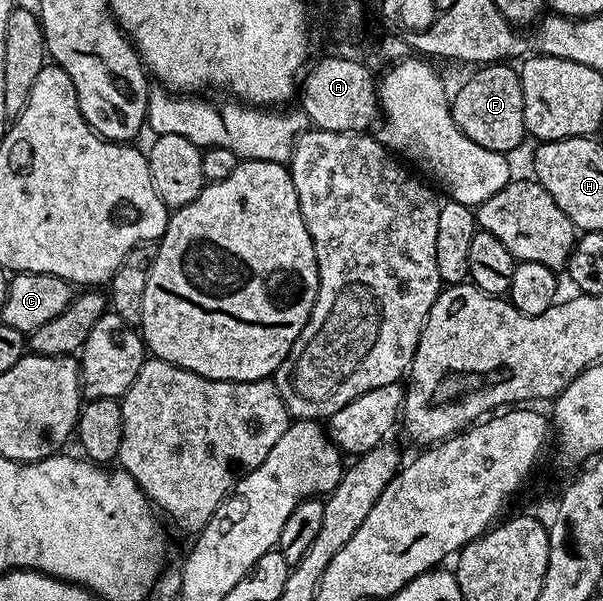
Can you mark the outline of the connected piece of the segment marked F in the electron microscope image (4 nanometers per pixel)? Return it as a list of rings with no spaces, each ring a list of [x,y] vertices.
[[[496,62],[486,66],[476,67],[474,71],[472,71],[475,73],[473,73],[472,76],[469,77],[468,80],[460,86],[459,93],[457,93],[456,96],[454,93],[453,99],[450,101],[452,118],[456,122],[457,127],[460,128],[461,133],[465,134],[465,137],[471,138],[473,142],[477,143],[479,146],[483,146],[487,150],[502,152],[506,154],[513,153],[512,151],[514,148],[517,147],[518,144],[522,142],[522,140],[525,140],[525,133],[527,130],[527,127],[525,126],[525,114],[523,113],[523,91],[521,90],[519,73],[514,67],[511,69],[509,65],[510,63],[507,62]]]

